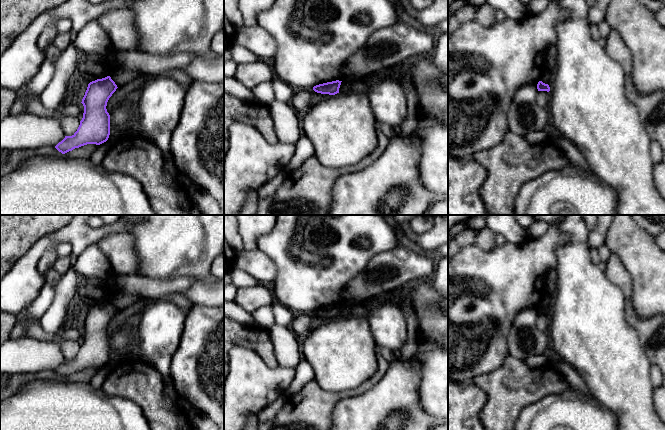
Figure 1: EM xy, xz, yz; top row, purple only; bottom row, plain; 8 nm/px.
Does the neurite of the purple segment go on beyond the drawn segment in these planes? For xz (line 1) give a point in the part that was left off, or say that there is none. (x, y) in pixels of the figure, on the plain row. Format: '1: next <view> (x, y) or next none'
1: next none

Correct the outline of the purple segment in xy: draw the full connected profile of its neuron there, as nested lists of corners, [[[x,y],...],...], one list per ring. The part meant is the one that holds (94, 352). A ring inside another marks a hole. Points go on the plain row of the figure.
[[[110,300],[97,303],[88,308],[81,326],[84,330],[83,342],[77,355],[72,360],[65,360],[55,370],[59,376],[65,378],[87,368],[100,369],[108,364],[110,339],[106,330],[117,312]]]

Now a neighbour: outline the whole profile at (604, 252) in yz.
[[[606,243],[597,248],[600,256],[601,265],[604,266],[608,262],[608,258],[611,255],[611,251]]]

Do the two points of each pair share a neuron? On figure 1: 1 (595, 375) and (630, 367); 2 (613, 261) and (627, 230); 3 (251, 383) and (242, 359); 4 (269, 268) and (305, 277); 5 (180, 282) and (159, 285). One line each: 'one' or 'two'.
1: one
2: two
3: one
4: two
5: one

